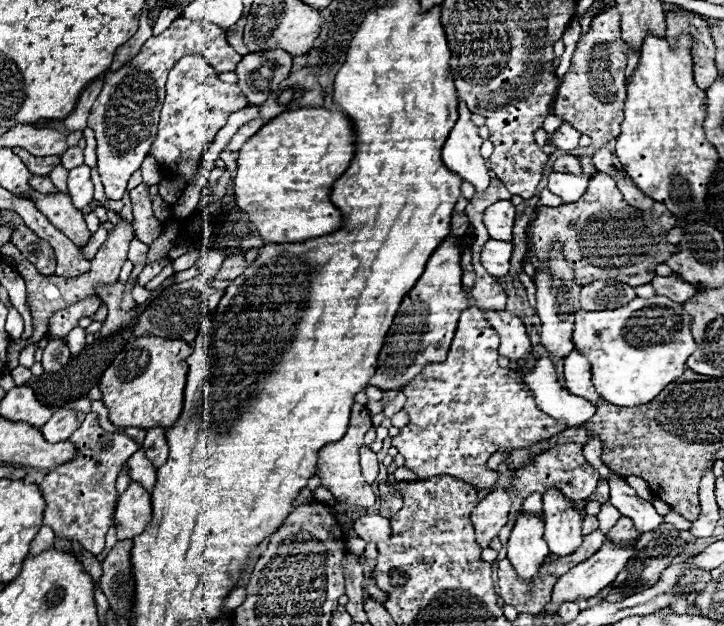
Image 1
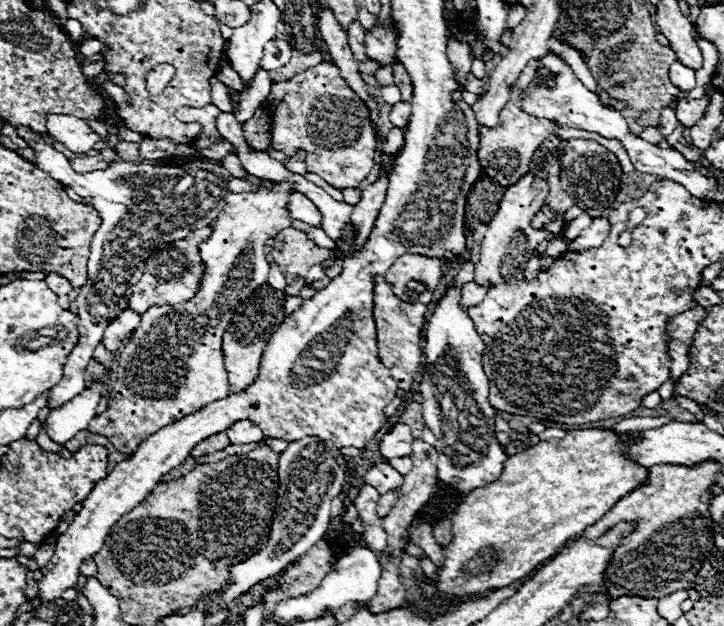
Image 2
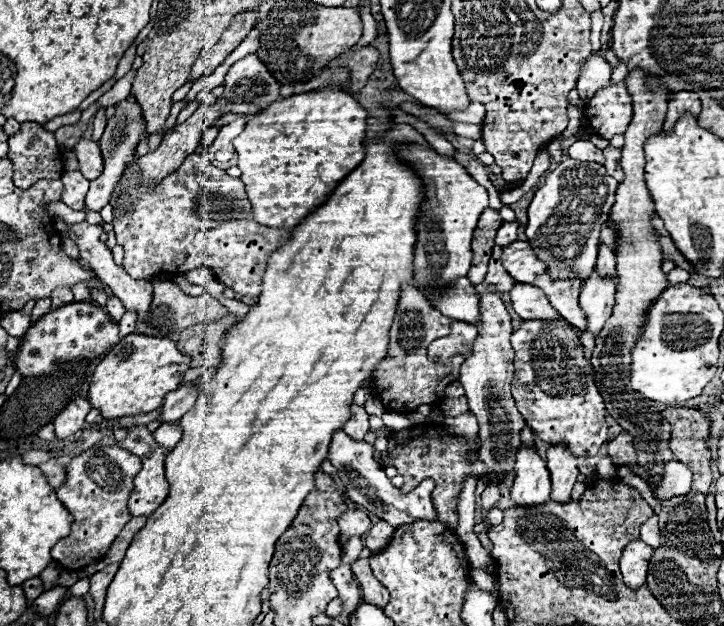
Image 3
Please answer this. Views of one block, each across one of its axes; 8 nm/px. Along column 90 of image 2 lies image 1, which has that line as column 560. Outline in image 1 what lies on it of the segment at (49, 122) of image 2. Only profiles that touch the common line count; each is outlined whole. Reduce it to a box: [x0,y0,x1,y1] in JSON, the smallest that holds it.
[554,124,580,150]

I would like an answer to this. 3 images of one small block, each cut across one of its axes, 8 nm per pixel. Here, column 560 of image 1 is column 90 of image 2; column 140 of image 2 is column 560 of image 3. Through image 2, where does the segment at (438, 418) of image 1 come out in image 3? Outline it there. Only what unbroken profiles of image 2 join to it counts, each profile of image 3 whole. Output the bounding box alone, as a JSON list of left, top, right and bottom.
[510,320,608,456]

